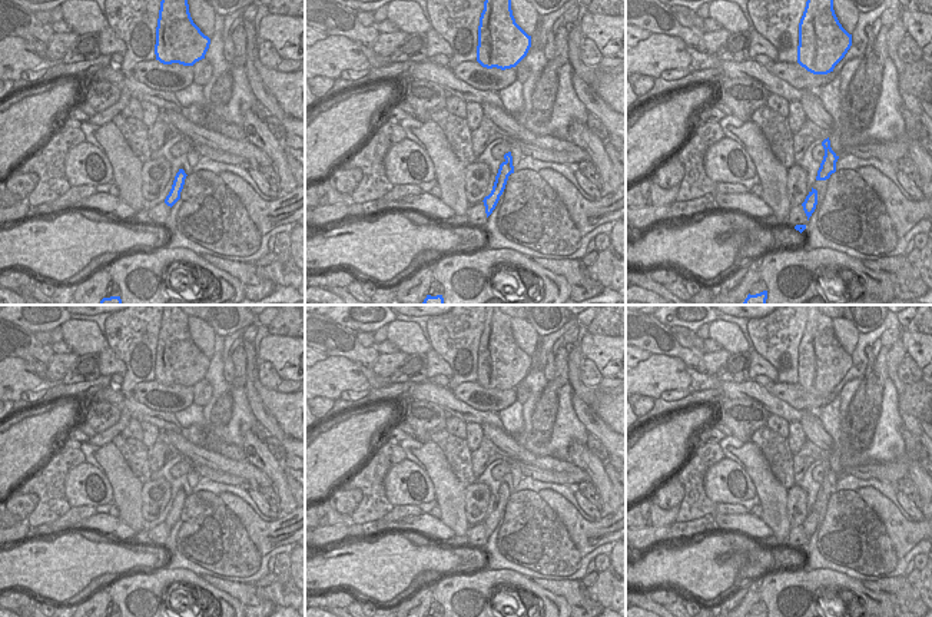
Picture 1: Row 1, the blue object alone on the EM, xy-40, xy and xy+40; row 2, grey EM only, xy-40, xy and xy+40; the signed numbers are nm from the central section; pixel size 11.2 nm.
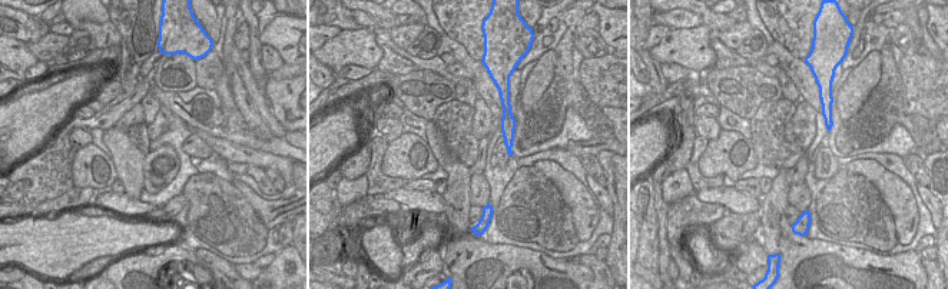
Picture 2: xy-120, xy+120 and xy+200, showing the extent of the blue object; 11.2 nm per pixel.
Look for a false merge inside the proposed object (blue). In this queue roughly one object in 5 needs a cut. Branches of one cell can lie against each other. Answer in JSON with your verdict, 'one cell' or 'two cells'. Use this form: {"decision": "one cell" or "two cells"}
{"decision": "one cell"}

